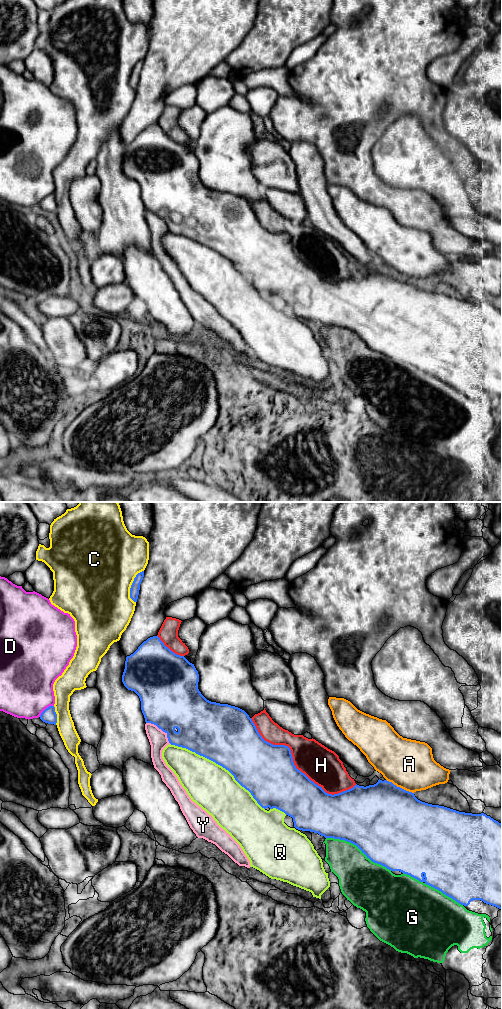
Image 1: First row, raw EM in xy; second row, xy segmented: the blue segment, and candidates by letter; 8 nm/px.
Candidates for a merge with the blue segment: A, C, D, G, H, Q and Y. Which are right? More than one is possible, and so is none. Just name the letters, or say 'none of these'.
none of these

